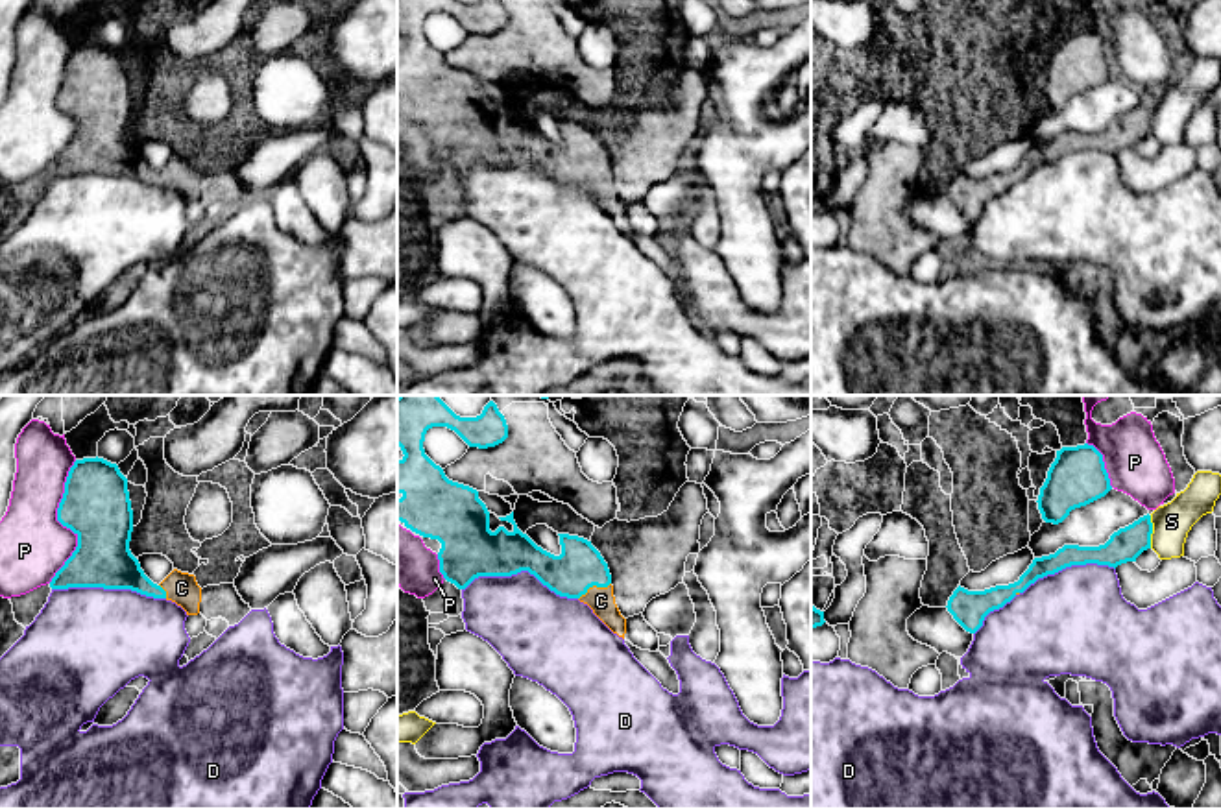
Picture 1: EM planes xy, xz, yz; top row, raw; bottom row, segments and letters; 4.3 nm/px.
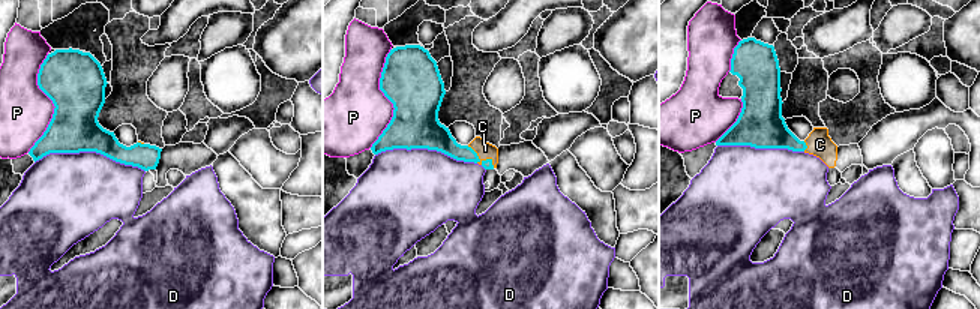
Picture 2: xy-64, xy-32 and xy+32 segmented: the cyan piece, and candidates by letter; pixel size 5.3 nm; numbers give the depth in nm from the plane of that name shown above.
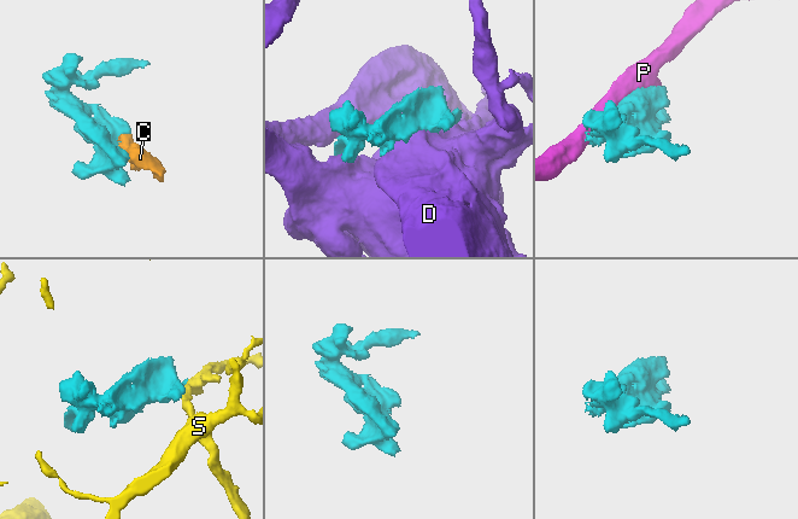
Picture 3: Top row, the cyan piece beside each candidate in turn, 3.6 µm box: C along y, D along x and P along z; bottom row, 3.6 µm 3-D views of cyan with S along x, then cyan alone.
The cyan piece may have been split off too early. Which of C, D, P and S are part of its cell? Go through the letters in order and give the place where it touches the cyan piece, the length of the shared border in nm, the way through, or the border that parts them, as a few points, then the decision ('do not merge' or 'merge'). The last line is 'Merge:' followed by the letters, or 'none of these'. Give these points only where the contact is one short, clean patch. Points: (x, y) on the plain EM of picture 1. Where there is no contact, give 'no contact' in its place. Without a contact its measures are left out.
C: contact xz (593, 170); length 160 nm; merge
D: contact xz (519, 157); length 500 nm; do not merge
P: contact xy (61, 109); length 550 nm; do not merge
S: contact yz (1151, 119); length 140 nm; do not merge
Merge: C

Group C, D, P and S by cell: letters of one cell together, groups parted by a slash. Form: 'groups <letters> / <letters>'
groups C / D / P / S

